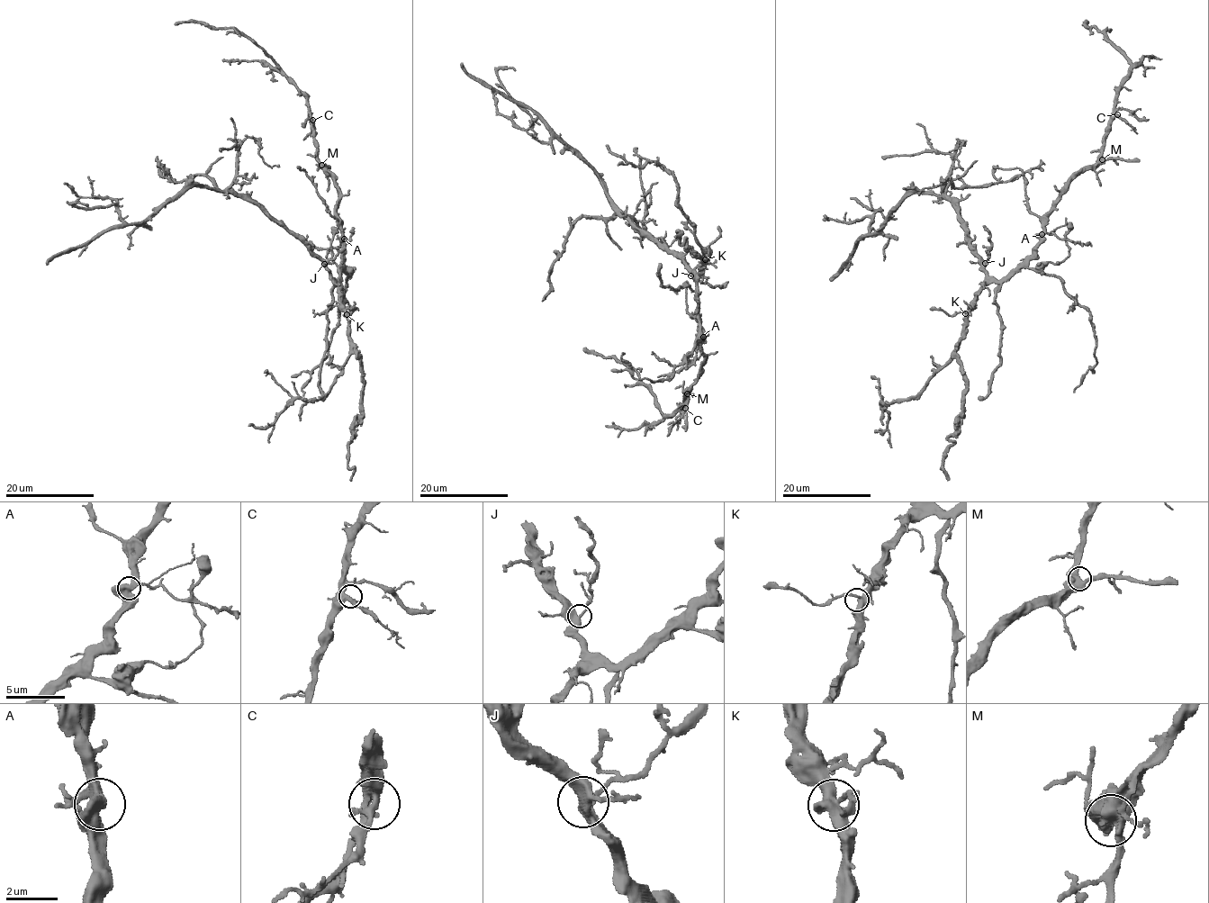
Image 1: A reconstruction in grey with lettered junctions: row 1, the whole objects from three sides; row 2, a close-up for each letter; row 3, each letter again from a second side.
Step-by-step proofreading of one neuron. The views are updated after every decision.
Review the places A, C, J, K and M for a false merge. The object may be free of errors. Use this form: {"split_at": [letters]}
{"split_at": []}

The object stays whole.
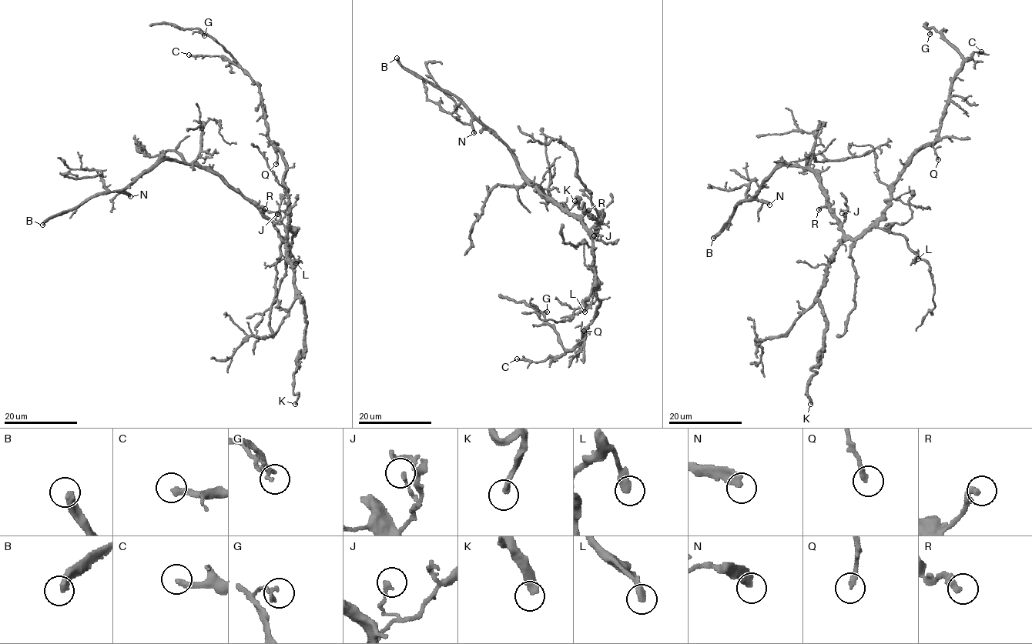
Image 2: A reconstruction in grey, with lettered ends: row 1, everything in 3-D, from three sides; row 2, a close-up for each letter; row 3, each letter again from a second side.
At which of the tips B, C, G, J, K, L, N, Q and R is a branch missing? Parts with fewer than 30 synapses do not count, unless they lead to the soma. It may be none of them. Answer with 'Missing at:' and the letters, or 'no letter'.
Missing at: B, N

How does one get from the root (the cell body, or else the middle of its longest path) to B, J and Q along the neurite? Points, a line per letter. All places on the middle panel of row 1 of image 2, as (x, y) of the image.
B: (594, 254), (591, 234), (578, 219), (543, 195), (523, 173), (507, 145), (454, 95), (410, 73), (397, 58)
J: (594, 254), (591, 235), (589, 234), (591, 238), (594, 235)
Q: (594, 254), (599, 287), (595, 292), (600, 304), (592, 322), (584, 331)

